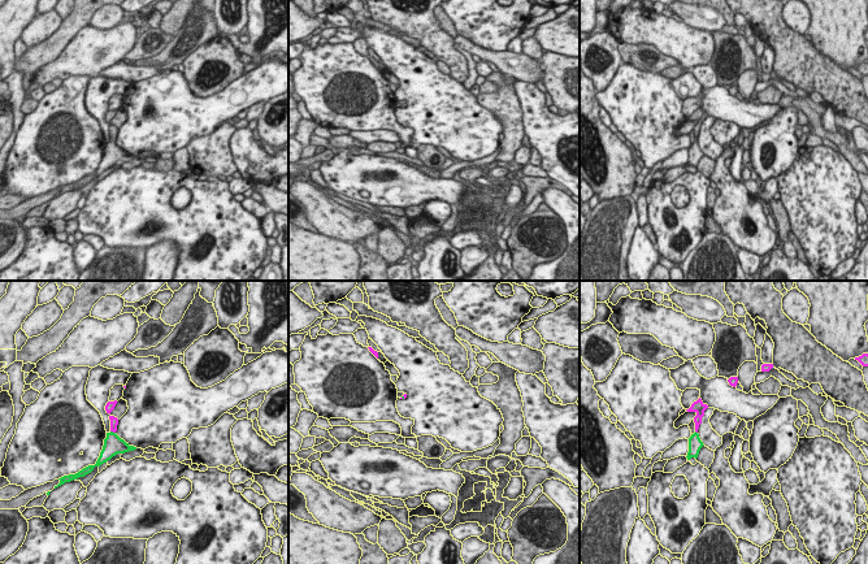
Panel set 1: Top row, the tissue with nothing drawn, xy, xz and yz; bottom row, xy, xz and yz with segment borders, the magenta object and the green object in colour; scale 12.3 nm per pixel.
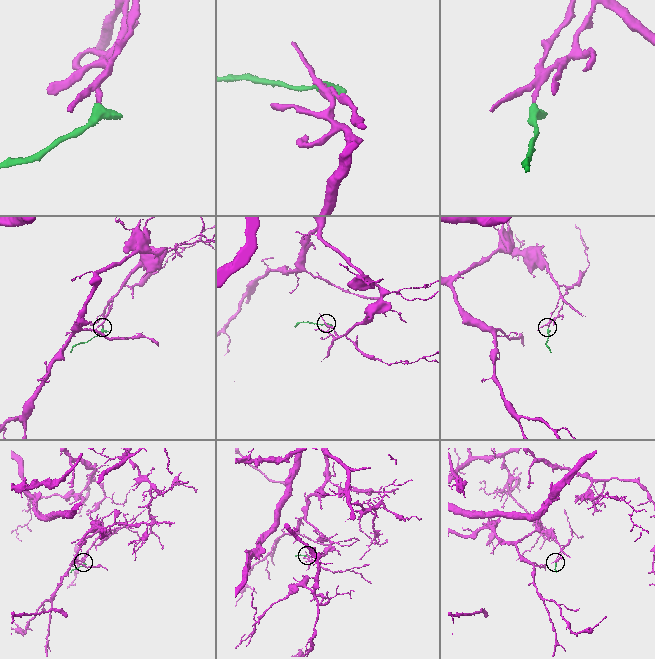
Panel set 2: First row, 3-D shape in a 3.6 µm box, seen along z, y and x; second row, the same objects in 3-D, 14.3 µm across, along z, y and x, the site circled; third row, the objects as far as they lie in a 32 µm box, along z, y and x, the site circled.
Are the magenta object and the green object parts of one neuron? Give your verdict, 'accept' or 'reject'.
accept

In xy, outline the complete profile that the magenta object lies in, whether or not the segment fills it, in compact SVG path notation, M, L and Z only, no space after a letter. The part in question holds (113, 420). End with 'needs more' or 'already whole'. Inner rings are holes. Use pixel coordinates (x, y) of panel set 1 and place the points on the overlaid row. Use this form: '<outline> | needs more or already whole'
M109 416L109 420L110 420L110 431L107 433L107 438L104 439L104 446L103 446L103 450L100 452L100 456L99 456L96 464L88 465L75 474L69 474L69 476L64 476L64 477L58 478L60 483L57 486L55 486L55 489L64 485L65 482L70 482L79 477L84 477L86 474L91 473L95 467L100 467L101 464L107 463L117 454L125 454L125 452L136 450L136 447L130 446L129 443L126 443L123 439L121 439L116 434L118 418L114 416Z | needs more

